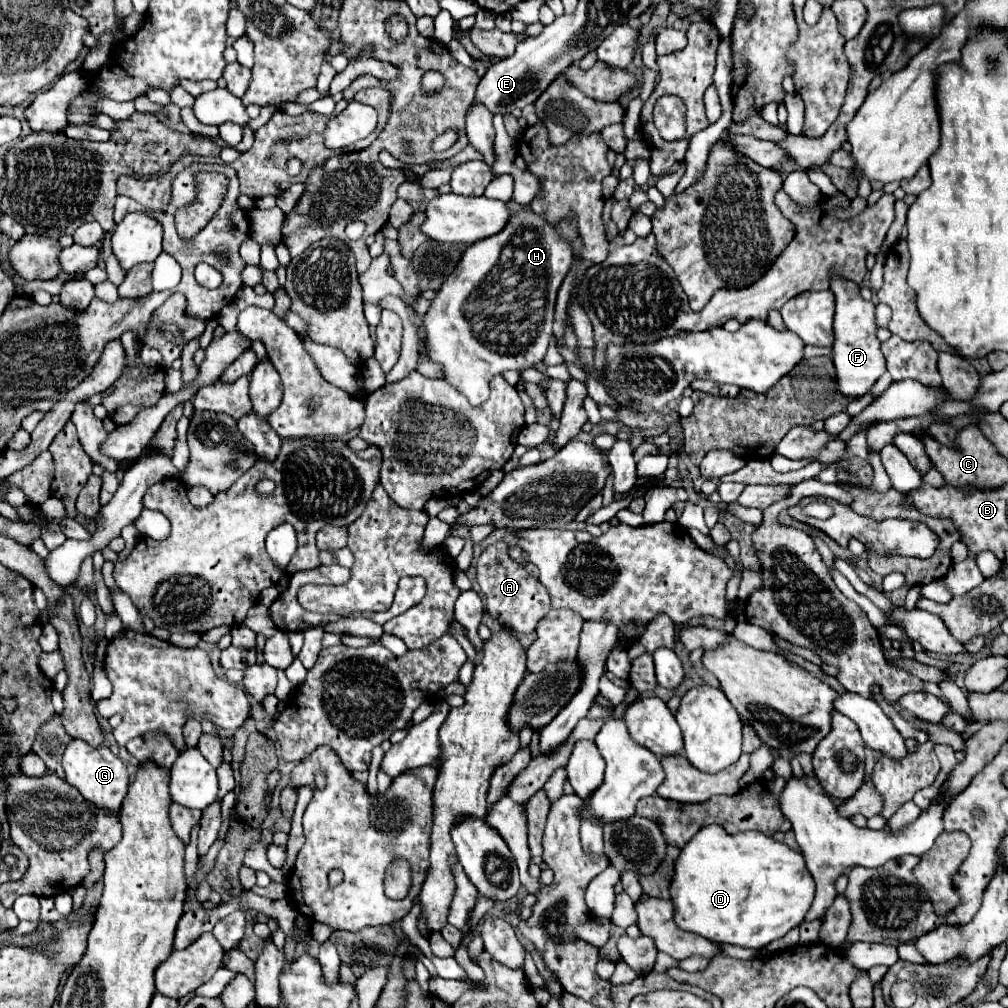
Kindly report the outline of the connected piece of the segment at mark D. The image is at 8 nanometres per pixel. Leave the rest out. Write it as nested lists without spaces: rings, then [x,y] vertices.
[[[702,827],[680,851],[670,881],[670,899],[674,903],[676,925],[684,931],[704,935],[714,943],[730,943],[746,949],[762,949],[774,939],[784,937],[792,927],[800,925],[814,899],[814,879],[804,859],[784,843],[760,831],[744,831],[736,835],[724,833],[722,827]]]

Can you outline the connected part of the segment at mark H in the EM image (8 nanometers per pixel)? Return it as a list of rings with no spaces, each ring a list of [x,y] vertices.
[[[508,203],[510,219],[504,231],[488,239],[480,239],[464,249],[464,257],[452,271],[450,279],[440,285],[440,291],[430,301],[424,323],[424,353],[444,371],[444,381],[456,387],[474,407],[484,403],[490,395],[490,379],[504,371],[522,371],[540,363],[546,355],[548,343],[554,337],[554,305],[558,289],[572,265],[572,239],[576,239],[576,219],[564,219],[560,227],[542,225],[540,215],[530,207]]]

